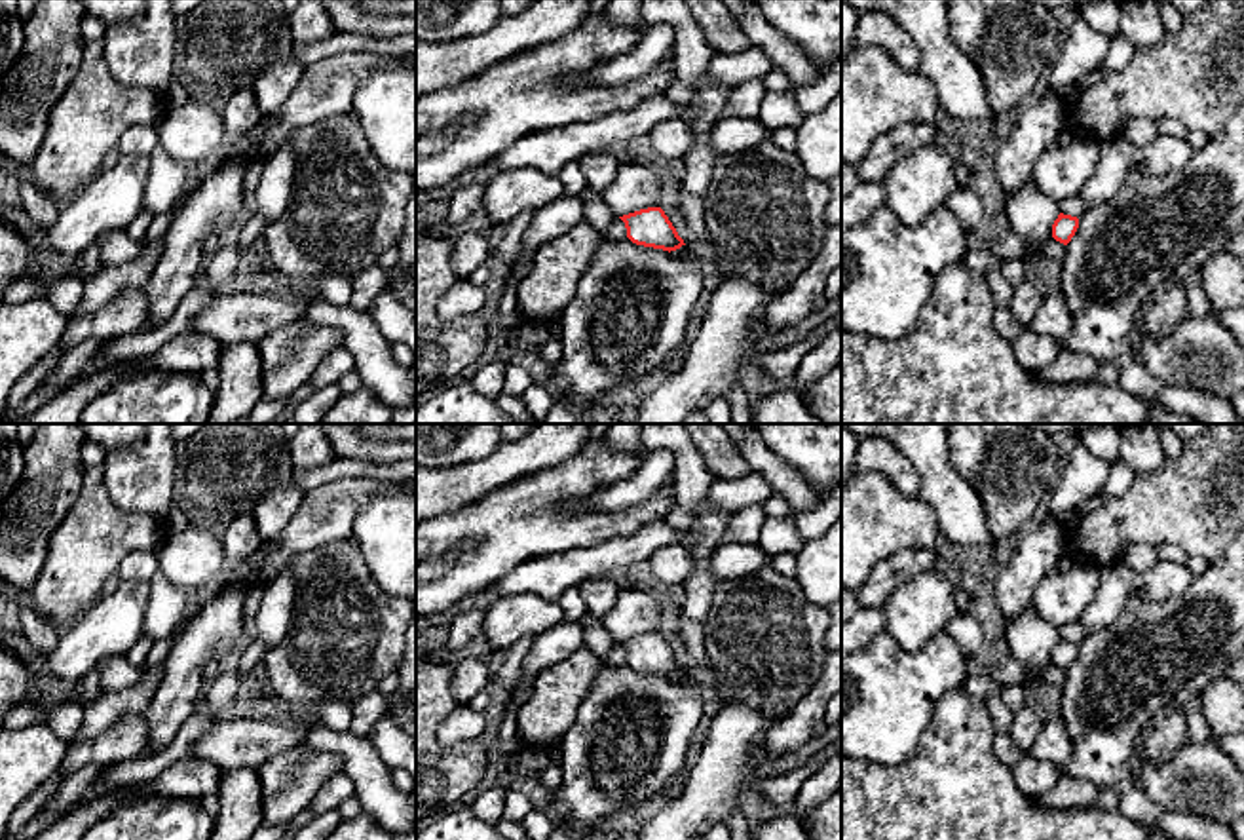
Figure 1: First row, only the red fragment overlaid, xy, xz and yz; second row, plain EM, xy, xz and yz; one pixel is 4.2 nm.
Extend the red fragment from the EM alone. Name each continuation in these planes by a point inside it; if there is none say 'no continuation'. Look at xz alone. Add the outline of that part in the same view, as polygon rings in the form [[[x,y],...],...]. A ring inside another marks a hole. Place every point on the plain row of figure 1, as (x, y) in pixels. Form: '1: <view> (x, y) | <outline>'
no continuation

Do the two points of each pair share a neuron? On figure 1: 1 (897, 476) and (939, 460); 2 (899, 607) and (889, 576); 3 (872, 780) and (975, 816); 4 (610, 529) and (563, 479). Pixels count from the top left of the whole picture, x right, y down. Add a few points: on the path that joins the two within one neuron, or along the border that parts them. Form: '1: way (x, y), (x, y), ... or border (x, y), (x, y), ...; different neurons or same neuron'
1: border (889, 443), (910, 462), (918, 477), (918, 495); different neurons
2: border (933, 571), (922, 571), (904, 580), (880, 607); different neurons
3: way (897, 804), (908, 816), (950, 816); same neuron
4: way (587, 527), (566, 527), (551, 512), (551, 502); same neuron

